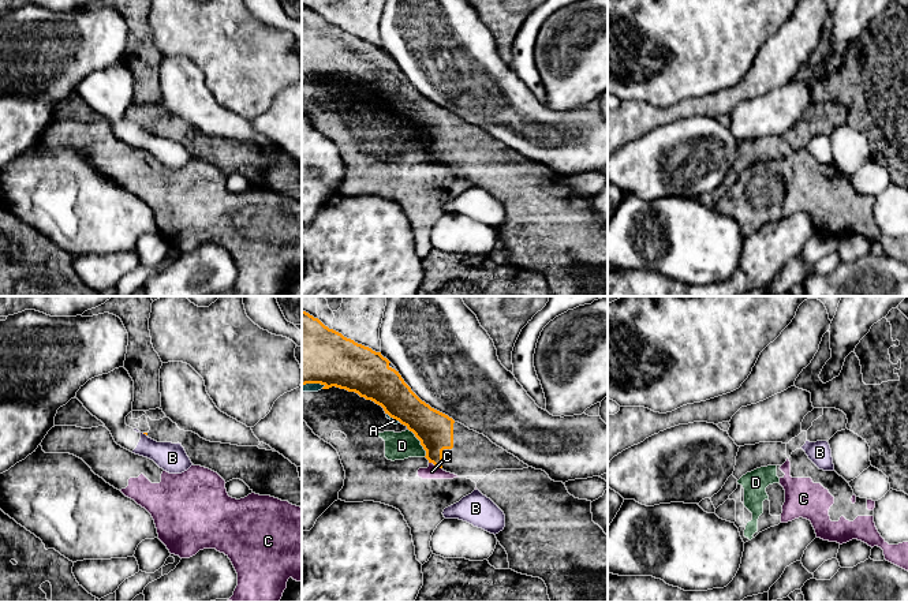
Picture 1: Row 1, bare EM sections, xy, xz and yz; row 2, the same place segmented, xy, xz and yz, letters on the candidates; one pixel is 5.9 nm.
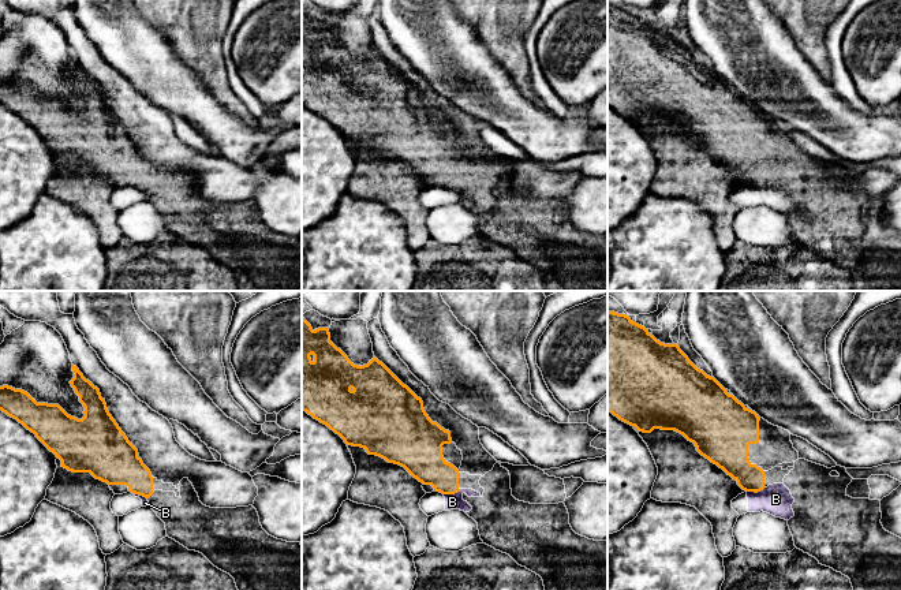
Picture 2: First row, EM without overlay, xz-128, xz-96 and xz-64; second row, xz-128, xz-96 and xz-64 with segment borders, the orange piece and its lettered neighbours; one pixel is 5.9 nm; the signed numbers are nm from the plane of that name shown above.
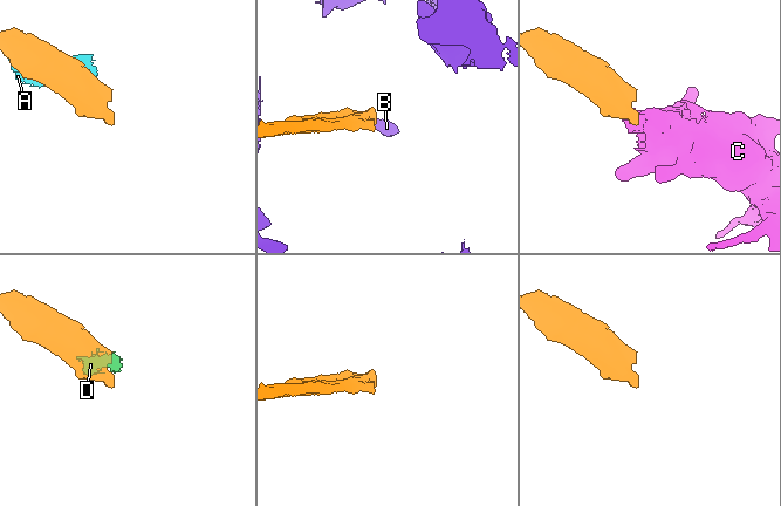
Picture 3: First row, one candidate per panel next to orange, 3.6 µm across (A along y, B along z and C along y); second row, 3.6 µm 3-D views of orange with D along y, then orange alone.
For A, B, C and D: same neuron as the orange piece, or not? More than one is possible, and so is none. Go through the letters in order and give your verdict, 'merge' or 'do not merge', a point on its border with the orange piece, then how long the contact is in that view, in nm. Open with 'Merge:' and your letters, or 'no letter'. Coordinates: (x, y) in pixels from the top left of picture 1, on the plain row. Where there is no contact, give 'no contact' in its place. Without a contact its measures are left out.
Merge: no letter
A: do not merge; meets orange in xz at (314, 77); contact 140 nm long
B: do not merge; meets orange in xy at (145, 127); contact 40 nm long
C: do not merge; meets orange in xz at (436, 159); contact 90 nm long
D: do not merge; meets orange in xz at (421, 137); contact 190 nm long

